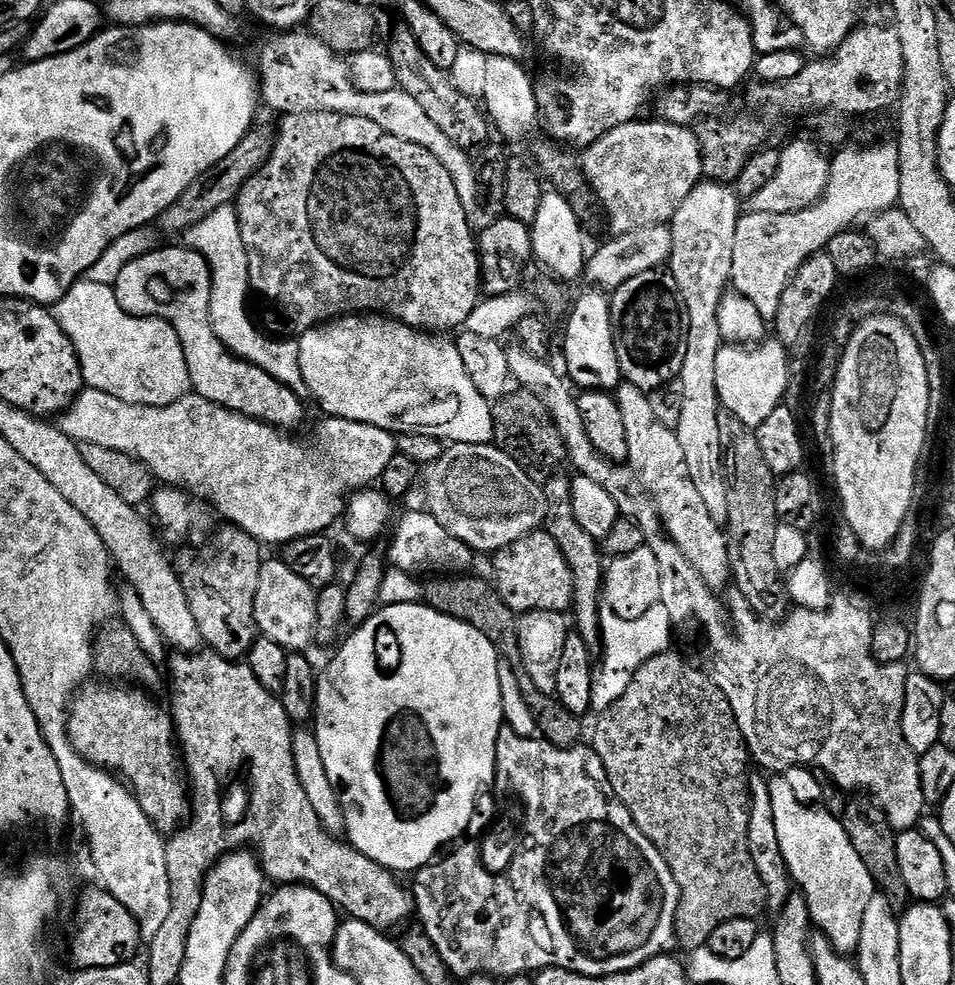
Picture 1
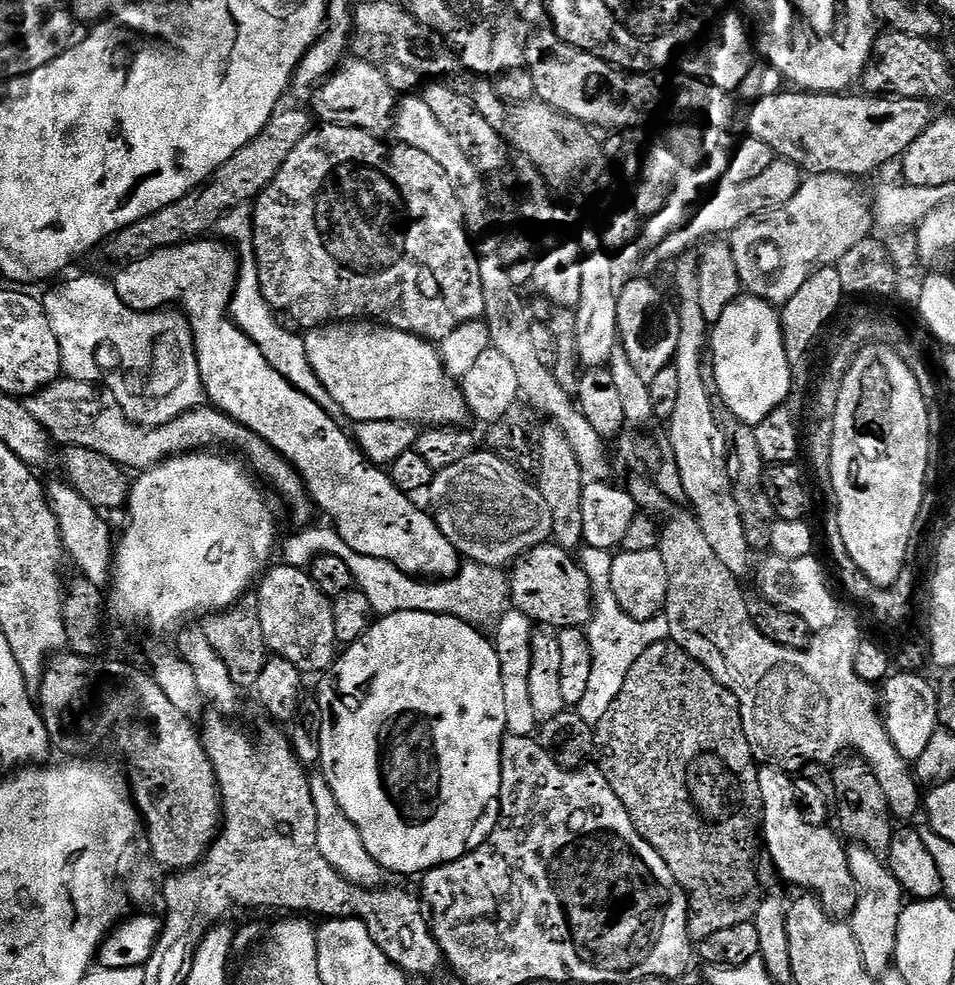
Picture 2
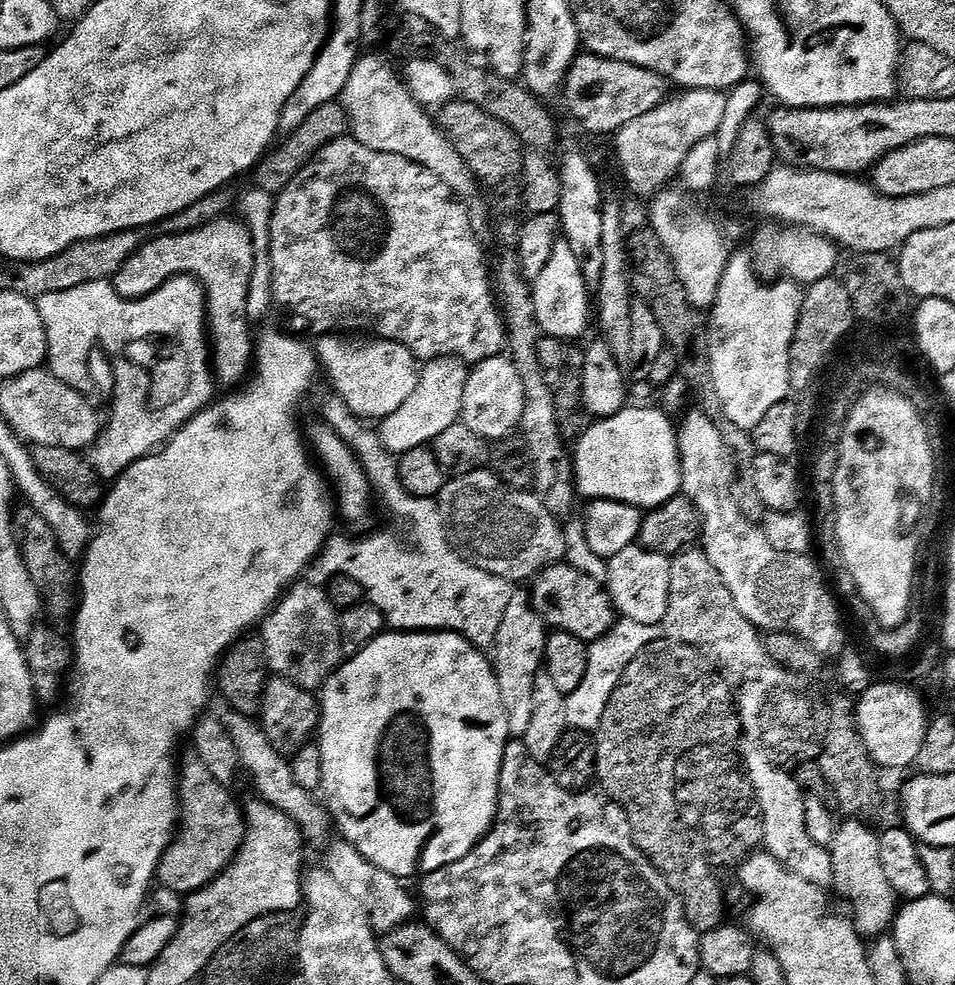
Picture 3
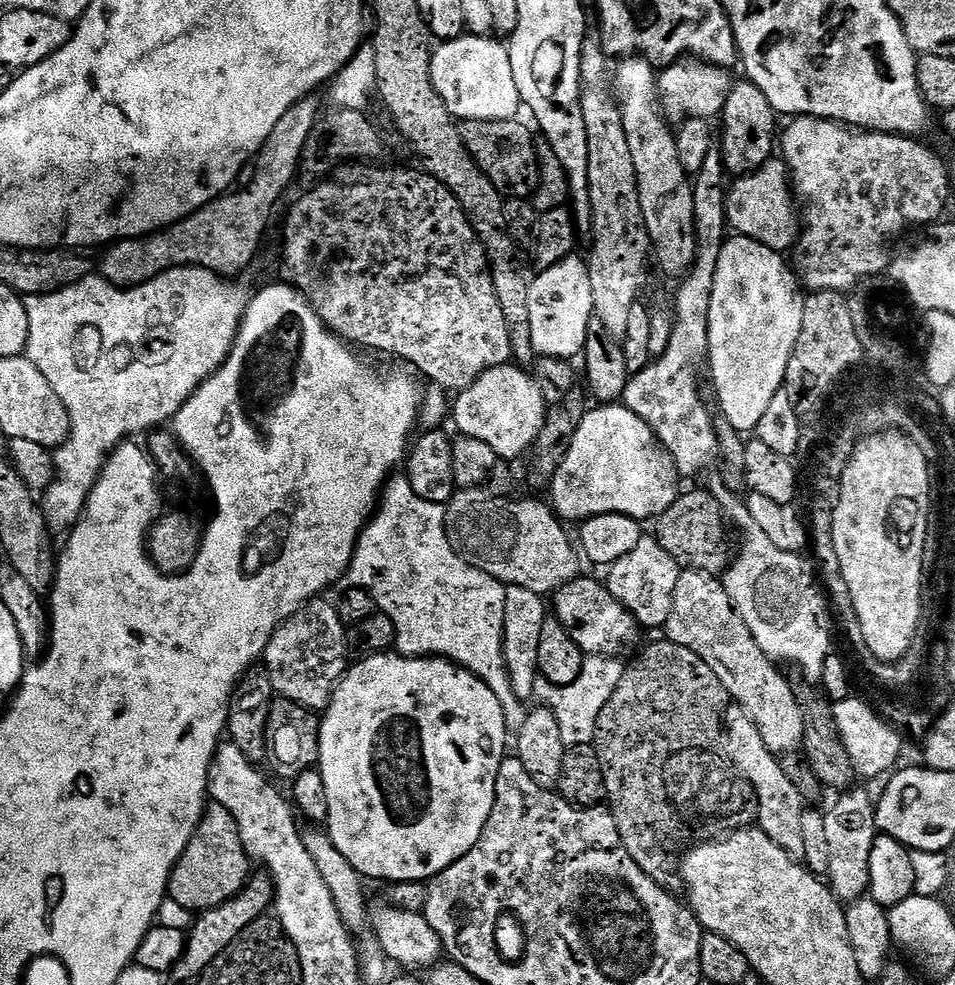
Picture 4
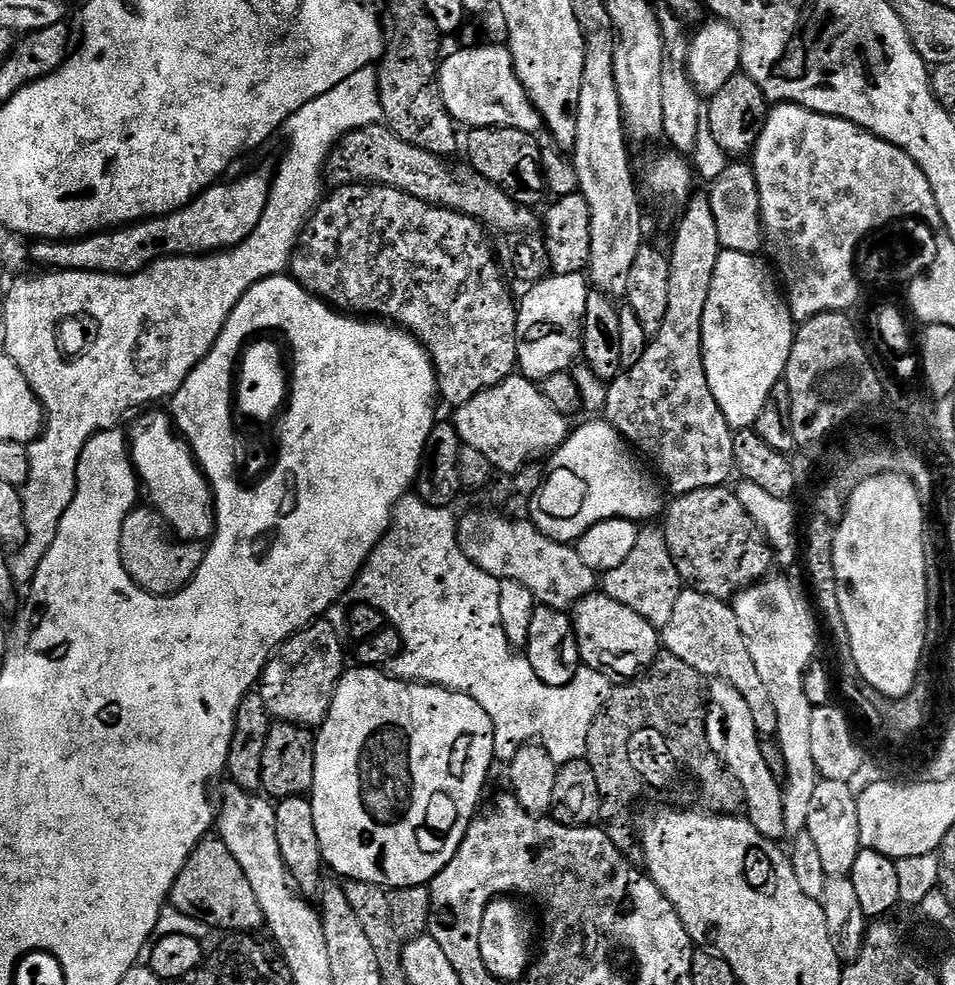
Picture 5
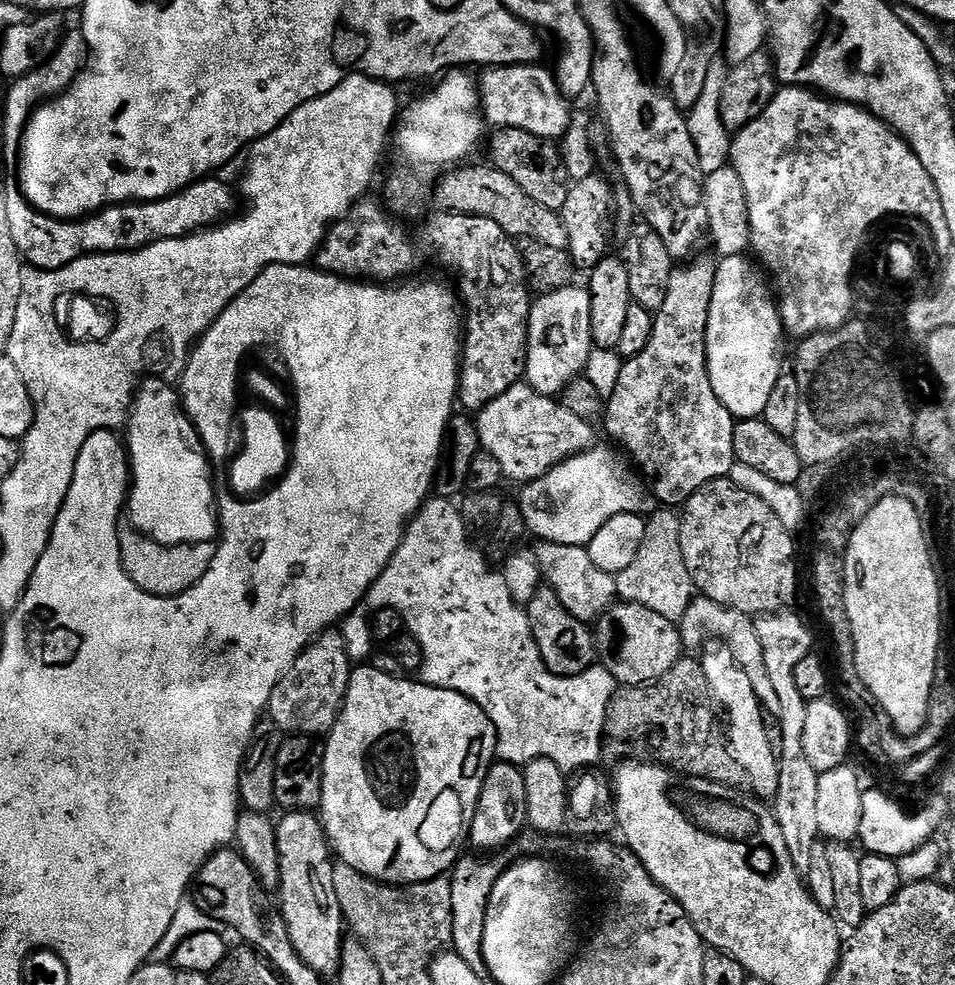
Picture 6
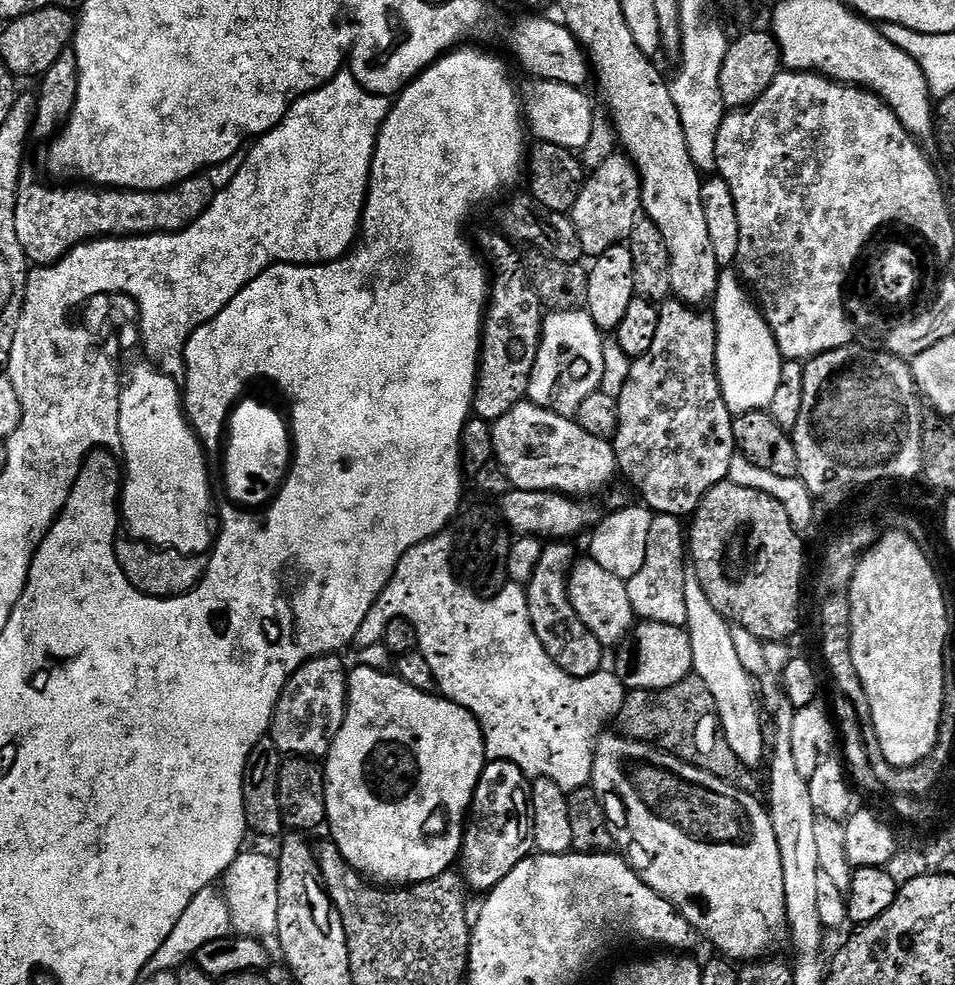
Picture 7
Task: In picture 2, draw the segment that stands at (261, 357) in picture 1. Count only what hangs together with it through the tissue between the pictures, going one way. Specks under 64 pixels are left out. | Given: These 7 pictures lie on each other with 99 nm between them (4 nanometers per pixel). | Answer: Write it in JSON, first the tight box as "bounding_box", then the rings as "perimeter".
{"bounding_box":[220,202,329,403],"perimeter":[[[250,202],[240,203],[221,220],[220,230],[232,237],[231,243],[237,248],[237,251],[243,256],[240,262],[240,269],[237,271],[237,280],[235,290],[232,292],[231,302],[229,304],[229,315],[237,326],[248,337],[251,338],[253,345],[262,350],[266,362],[286,378],[286,382],[293,384],[302,394],[320,403],[329,401],[329,392],[326,386],[314,374],[314,366],[310,366],[310,358],[306,358],[306,346],[303,337],[290,330],[279,326],[275,311],[266,303],[264,295],[261,293],[260,279],[258,278],[258,266],[253,250],[253,205]]]}

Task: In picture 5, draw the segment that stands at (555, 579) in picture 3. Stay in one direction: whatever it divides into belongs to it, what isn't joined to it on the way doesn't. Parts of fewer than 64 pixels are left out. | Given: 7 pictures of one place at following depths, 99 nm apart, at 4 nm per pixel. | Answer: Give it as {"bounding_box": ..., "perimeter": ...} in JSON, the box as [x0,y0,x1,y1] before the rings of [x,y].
{"bounding_box":[574,590,661,678],"perimeter":[[[603,590],[593,592],[591,596],[587,596],[575,605],[574,623],[581,641],[586,645],[587,651],[589,648],[596,655],[597,661],[595,663],[609,673],[615,674],[614,672],[617,672],[618,675],[624,676],[620,678],[635,678],[644,675],[661,655],[661,629],[648,621],[638,610],[610,598]]]}

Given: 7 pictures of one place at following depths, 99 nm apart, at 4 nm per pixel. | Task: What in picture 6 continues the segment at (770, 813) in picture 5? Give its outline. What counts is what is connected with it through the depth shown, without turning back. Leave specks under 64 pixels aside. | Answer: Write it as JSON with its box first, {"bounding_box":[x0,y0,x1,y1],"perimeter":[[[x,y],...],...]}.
{"bounding_box":[702,646,780,801],"perimeter":[[[716,646],[713,652],[705,651],[702,656],[708,691],[715,703],[724,707],[724,716],[728,719],[726,744],[732,757],[746,770],[752,783],[752,792],[761,801],[775,801],[780,781],[780,762],[777,749],[772,749],[772,740],[768,737],[768,728],[764,725],[764,712],[760,709],[758,688],[751,684],[742,668],[734,660],[734,655],[725,646]]]}

